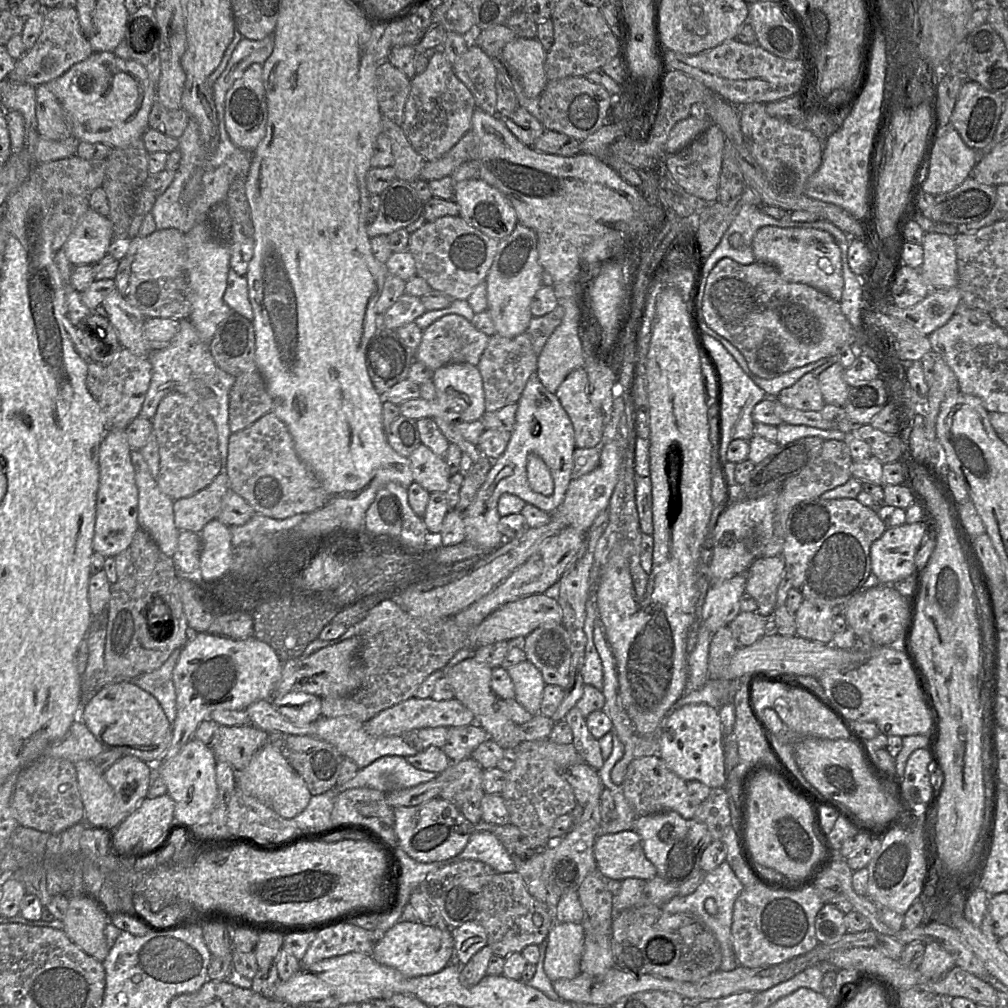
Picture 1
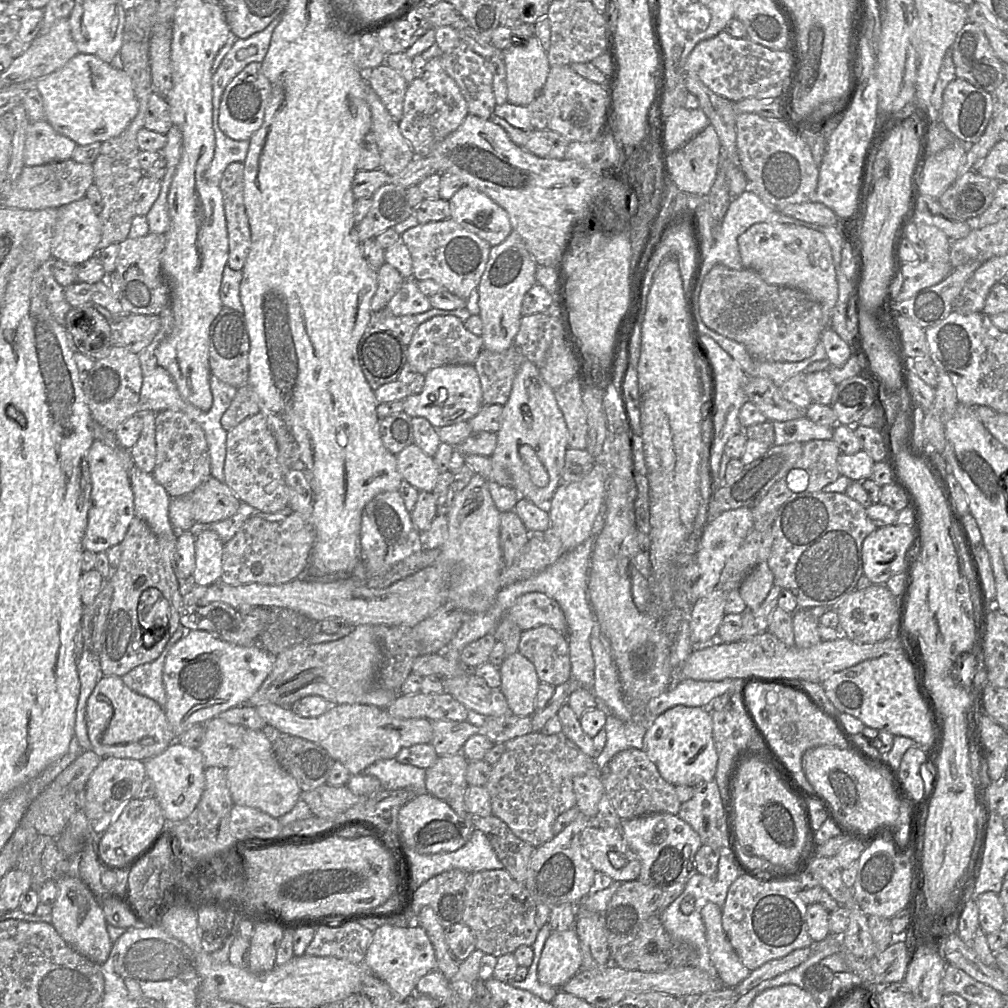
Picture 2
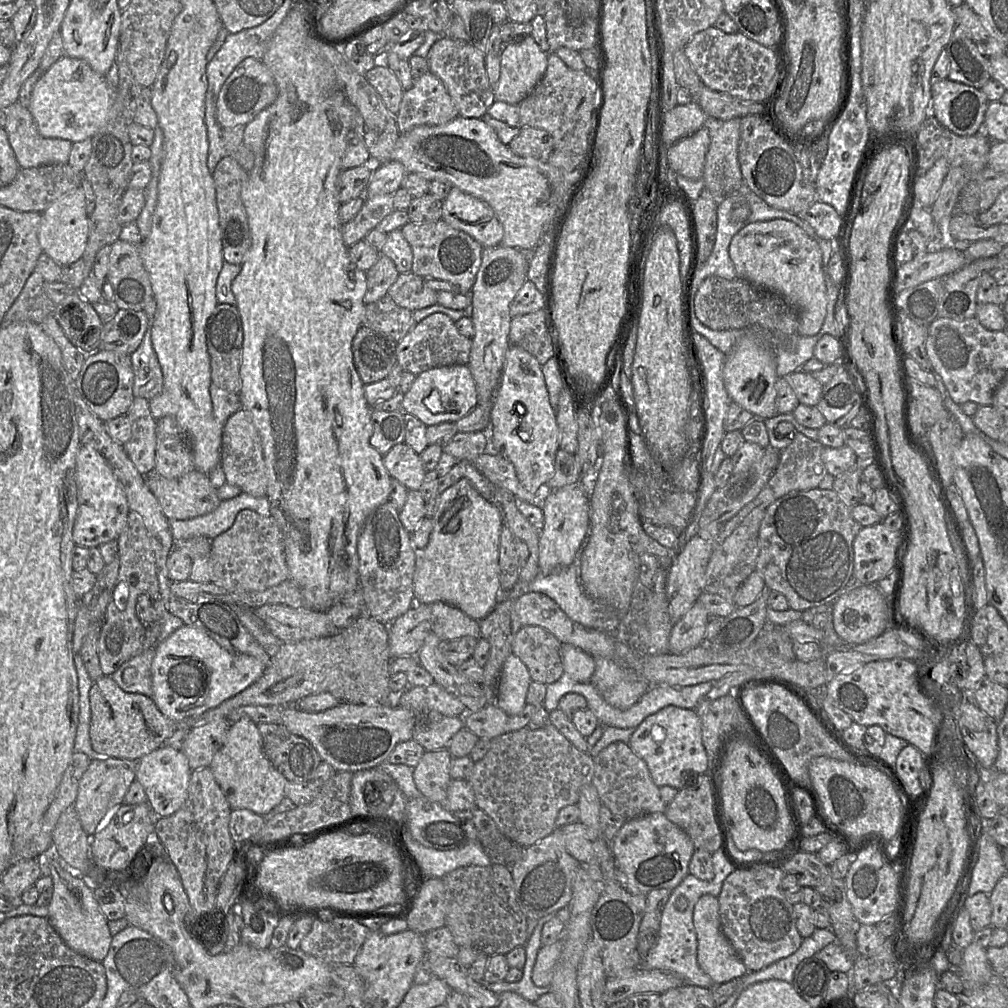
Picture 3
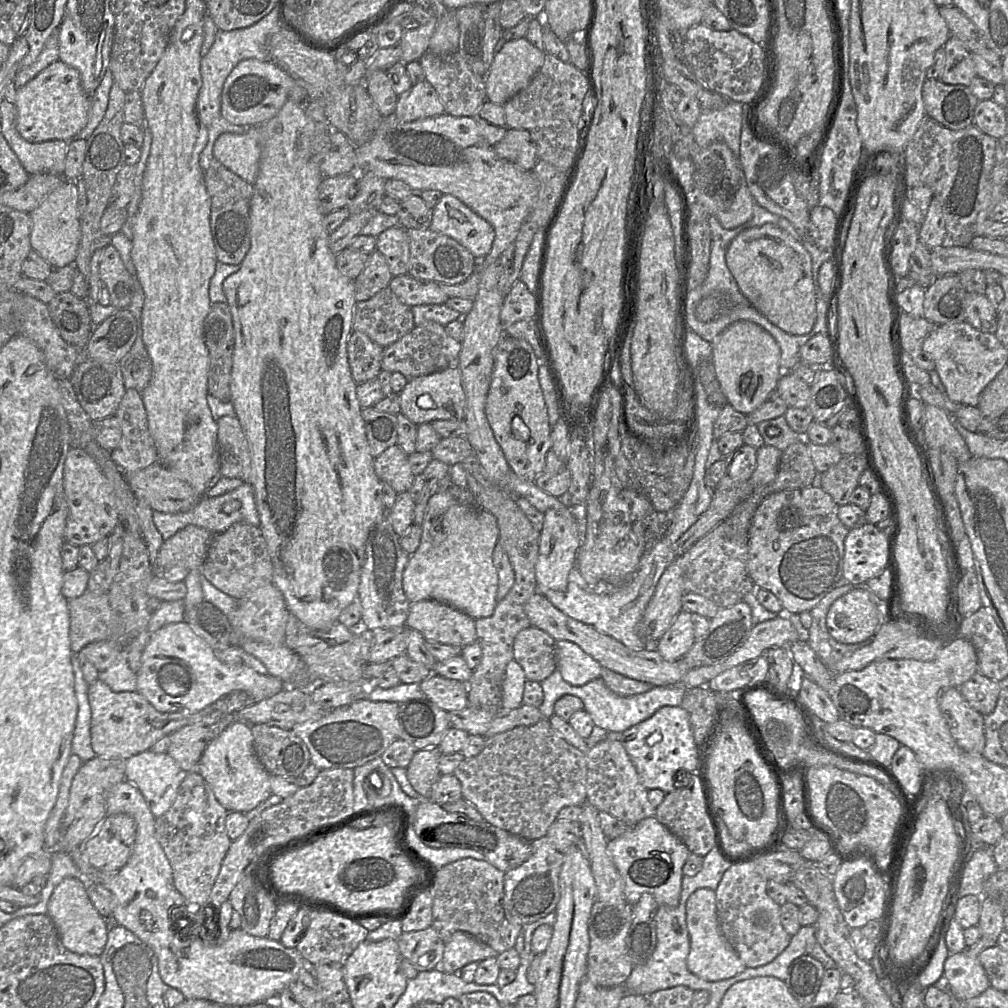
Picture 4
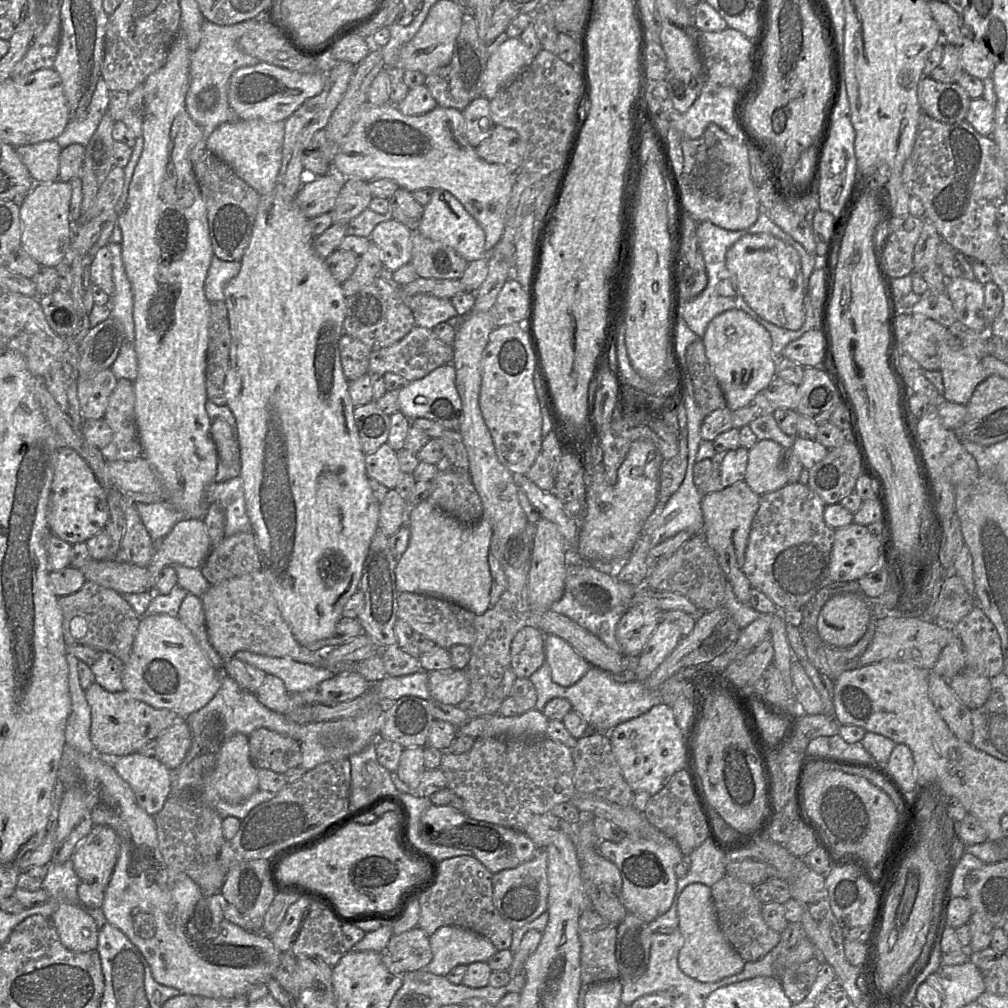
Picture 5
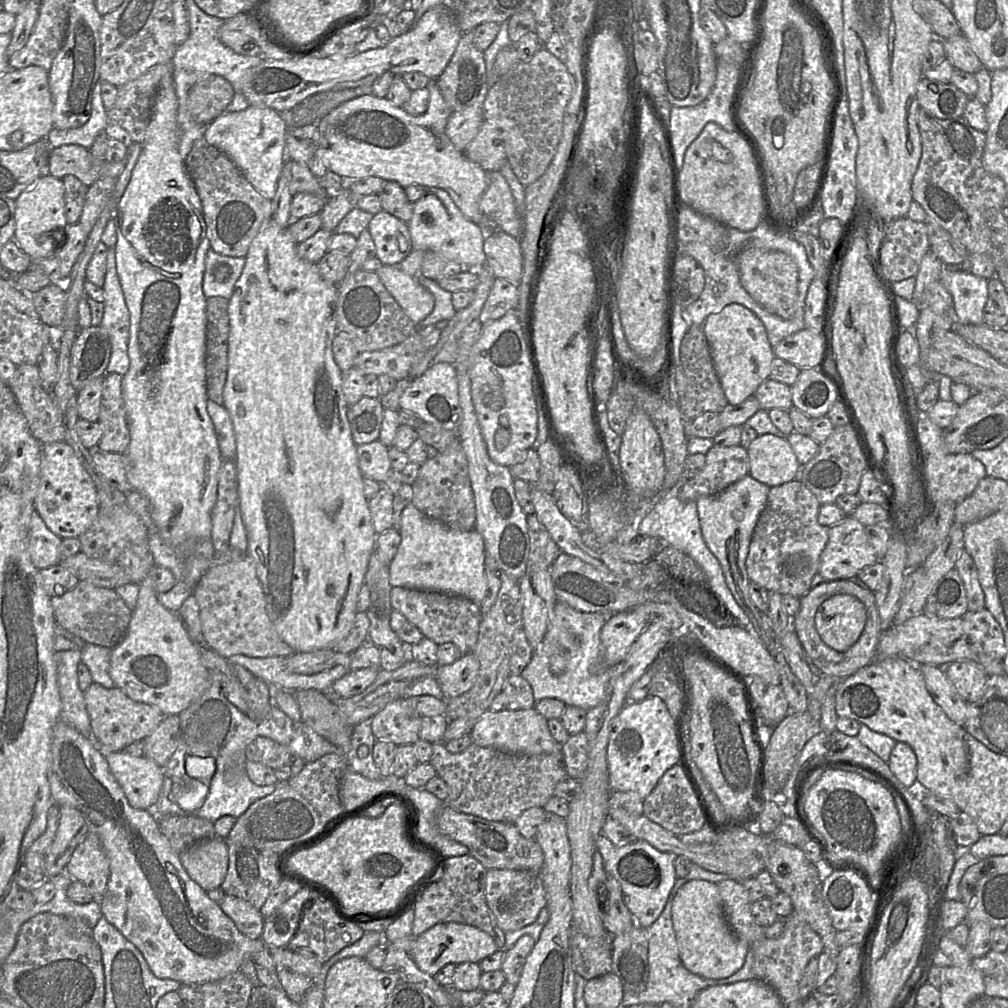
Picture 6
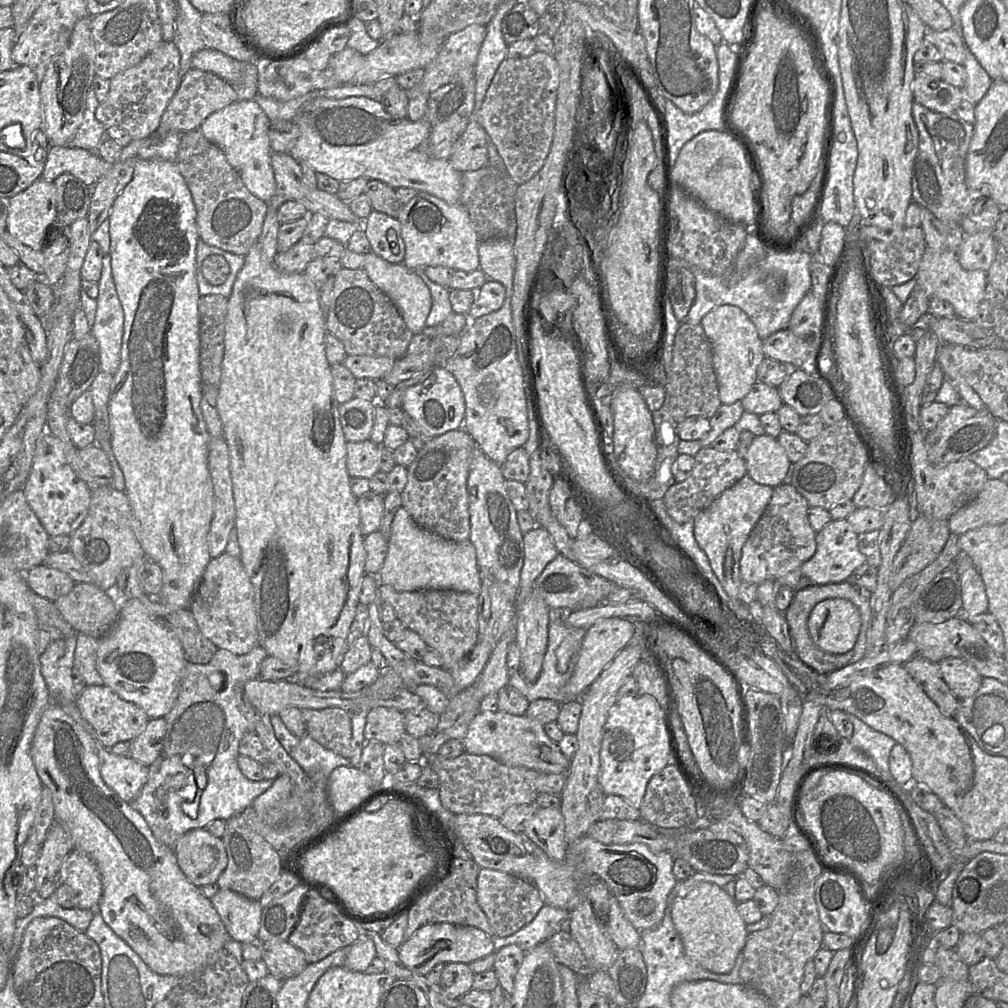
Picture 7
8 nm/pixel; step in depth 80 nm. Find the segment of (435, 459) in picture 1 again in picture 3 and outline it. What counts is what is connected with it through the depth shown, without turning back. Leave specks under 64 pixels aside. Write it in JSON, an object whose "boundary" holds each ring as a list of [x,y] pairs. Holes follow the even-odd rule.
{"boundary":[[[395,445],[383,455],[383,463],[393,480],[399,481],[411,491],[420,489],[427,471],[420,455],[409,445]]]}

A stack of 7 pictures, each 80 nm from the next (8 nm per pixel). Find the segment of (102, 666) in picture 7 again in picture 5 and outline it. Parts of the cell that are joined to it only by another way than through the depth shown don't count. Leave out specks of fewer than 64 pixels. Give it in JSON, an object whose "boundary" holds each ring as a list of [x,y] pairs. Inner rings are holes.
{"boundary":[[[190,519],[178,522],[171,532],[162,539],[159,546],[156,546],[156,551],[148,564],[151,584],[155,588],[161,570],[166,565],[178,563],[191,568],[201,567],[210,554],[212,548],[213,543],[203,520]],[[168,614],[143,615],[140,619],[132,651],[121,672],[124,690],[134,698],[158,709],[169,709],[186,717],[205,706],[221,686],[222,671],[212,665],[189,628],[177,617]]]}

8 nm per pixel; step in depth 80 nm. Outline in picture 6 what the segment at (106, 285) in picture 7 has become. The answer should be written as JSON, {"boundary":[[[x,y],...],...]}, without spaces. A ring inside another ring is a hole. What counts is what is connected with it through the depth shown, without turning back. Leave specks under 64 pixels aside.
{"boundary":[[[115,248],[108,249],[106,258],[105,281],[102,286],[104,293],[104,313],[101,324],[111,340],[111,357],[107,373],[124,375],[128,355],[130,334],[130,315],[116,271]]]}

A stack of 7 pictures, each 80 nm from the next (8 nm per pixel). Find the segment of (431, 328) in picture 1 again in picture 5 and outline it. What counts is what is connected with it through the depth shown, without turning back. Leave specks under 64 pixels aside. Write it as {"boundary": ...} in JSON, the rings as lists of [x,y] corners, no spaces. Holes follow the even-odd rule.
{"boundary":[[[414,326],[402,339],[391,346],[371,352],[369,374],[385,374],[387,372],[402,376],[407,382],[425,377],[436,368],[445,364],[453,364],[453,344],[441,341],[432,329]]]}

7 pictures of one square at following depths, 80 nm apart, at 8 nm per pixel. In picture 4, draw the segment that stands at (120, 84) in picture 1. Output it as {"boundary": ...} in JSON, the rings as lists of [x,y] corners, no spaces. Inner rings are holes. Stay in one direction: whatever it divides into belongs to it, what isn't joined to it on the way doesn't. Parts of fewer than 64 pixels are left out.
{"boundary":[[[57,60],[10,96],[17,108],[17,130],[31,143],[73,140],[85,126],[90,97],[84,92],[77,69]]]}

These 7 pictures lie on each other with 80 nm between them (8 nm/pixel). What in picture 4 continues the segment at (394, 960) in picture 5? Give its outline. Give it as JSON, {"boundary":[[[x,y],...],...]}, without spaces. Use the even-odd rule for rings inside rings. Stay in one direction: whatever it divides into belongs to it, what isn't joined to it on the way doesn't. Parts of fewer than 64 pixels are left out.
{"boundary":[[[433,927],[402,933],[397,942],[404,960],[419,972],[435,969],[442,960],[445,942]]]}

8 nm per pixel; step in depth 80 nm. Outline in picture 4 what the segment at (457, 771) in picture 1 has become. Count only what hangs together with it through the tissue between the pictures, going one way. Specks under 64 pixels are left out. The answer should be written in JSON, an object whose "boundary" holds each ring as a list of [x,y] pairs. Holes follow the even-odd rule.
{"boundary":[[[438,747],[418,750],[406,768],[410,784],[422,799],[430,800],[431,789],[441,776],[438,766],[441,755]]]}

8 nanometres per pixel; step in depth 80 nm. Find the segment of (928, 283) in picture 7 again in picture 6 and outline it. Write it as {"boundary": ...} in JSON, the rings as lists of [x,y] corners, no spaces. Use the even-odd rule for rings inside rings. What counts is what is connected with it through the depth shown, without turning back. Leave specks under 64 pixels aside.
{"boundary":[[[943,266],[940,280],[952,295],[955,318],[963,324],[984,325],[989,280],[961,268]]]}

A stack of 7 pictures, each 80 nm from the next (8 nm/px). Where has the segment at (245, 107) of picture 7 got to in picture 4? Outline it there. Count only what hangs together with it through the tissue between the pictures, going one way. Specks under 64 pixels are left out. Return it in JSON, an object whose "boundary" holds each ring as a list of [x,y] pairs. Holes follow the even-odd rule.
{"boundary":[[[253,128],[241,134],[222,133],[213,145],[214,158],[251,185],[258,176],[260,153],[257,131]]]}

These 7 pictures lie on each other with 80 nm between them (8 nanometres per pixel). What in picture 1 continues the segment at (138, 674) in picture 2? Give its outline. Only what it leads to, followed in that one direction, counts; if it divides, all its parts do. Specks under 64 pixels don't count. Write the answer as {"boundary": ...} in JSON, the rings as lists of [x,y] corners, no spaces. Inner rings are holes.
{"boundary":[[[181,648],[175,649],[159,668],[142,673],[132,679],[135,685],[158,700],[171,725],[173,725],[177,714],[176,691],[172,680],[172,673],[180,652]]]}

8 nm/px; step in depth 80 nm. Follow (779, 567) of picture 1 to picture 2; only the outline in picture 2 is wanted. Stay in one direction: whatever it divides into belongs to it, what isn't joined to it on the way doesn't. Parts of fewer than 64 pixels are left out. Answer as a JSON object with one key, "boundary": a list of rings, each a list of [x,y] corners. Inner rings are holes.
{"boundary":[[[767,562],[756,565],[745,577],[738,592],[748,609],[756,610],[775,585],[774,575]]]}

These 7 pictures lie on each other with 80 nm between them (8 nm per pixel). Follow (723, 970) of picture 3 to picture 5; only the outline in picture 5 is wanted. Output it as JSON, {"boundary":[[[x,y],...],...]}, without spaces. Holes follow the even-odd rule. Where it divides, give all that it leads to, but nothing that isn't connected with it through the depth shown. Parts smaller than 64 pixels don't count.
{"boundary":[[[692,883],[681,892],[677,902],[679,929],[684,943],[678,955],[680,969],[701,982],[717,982],[742,971],[745,961],[722,933],[715,912],[711,887]]]}

